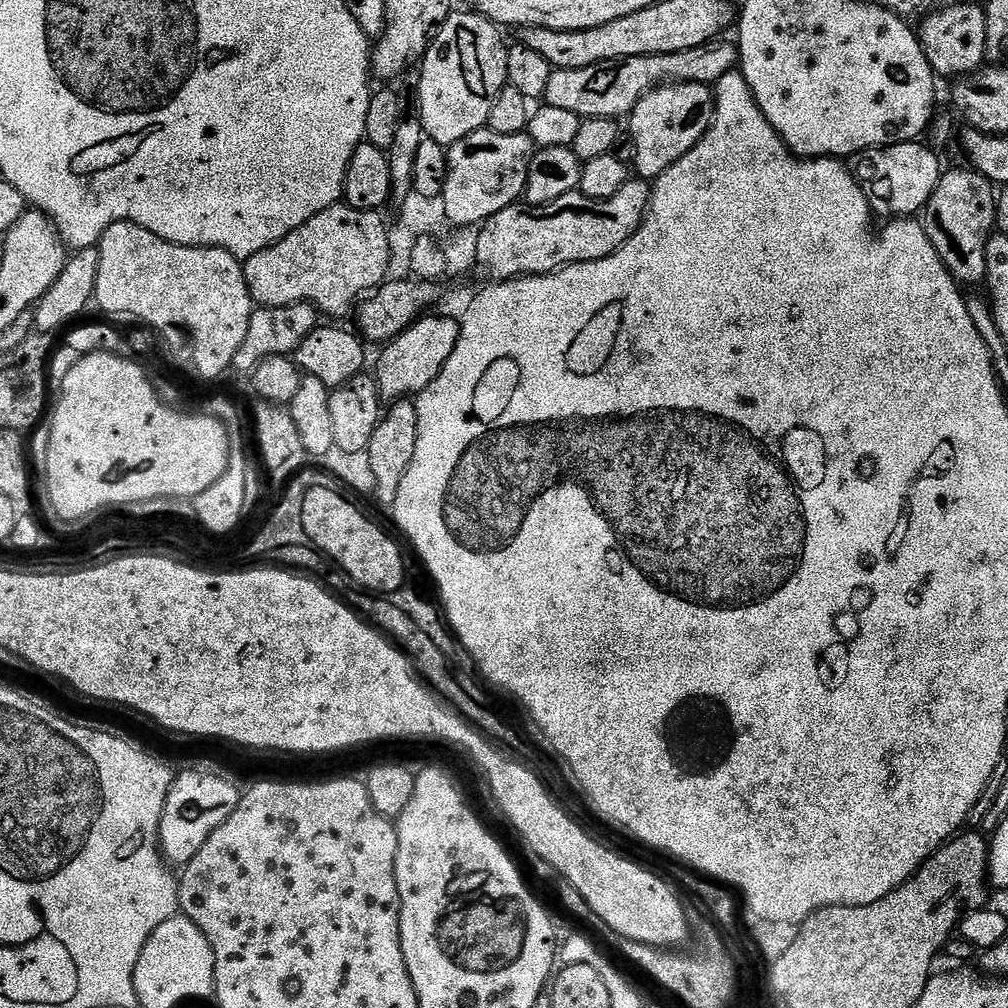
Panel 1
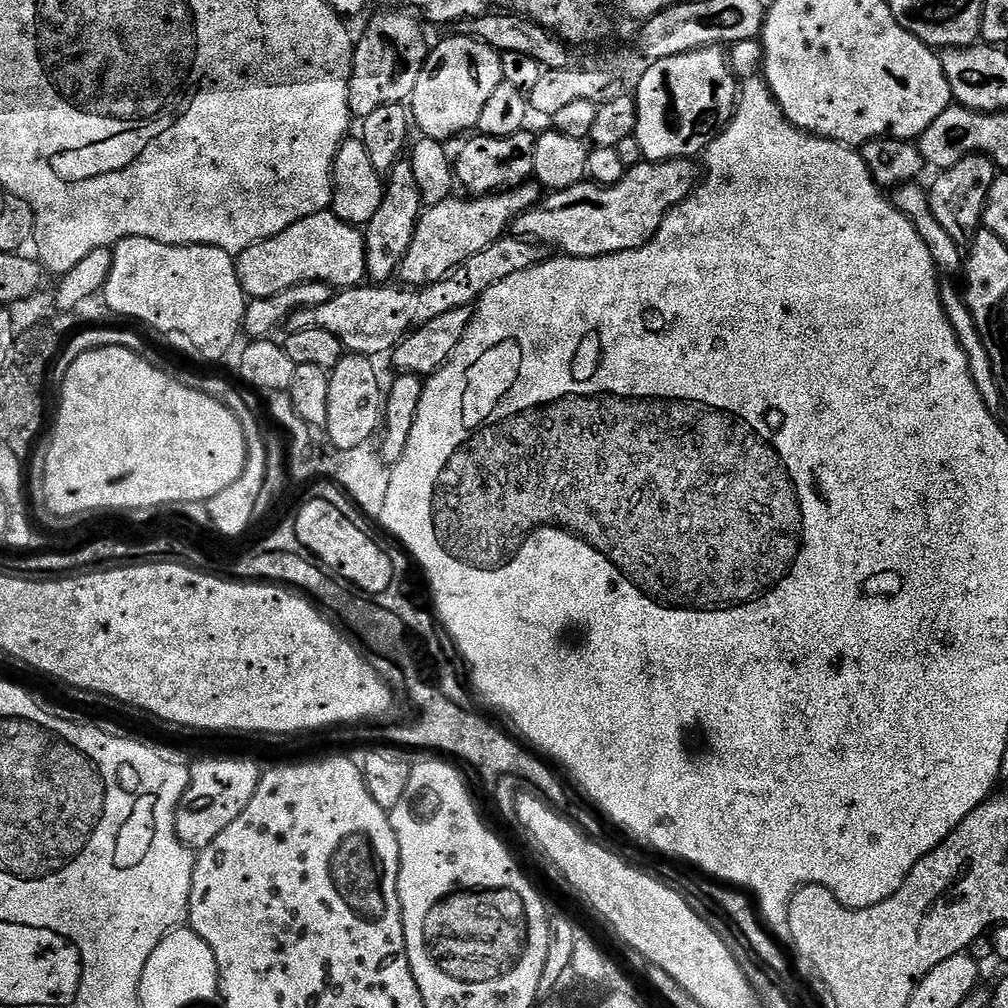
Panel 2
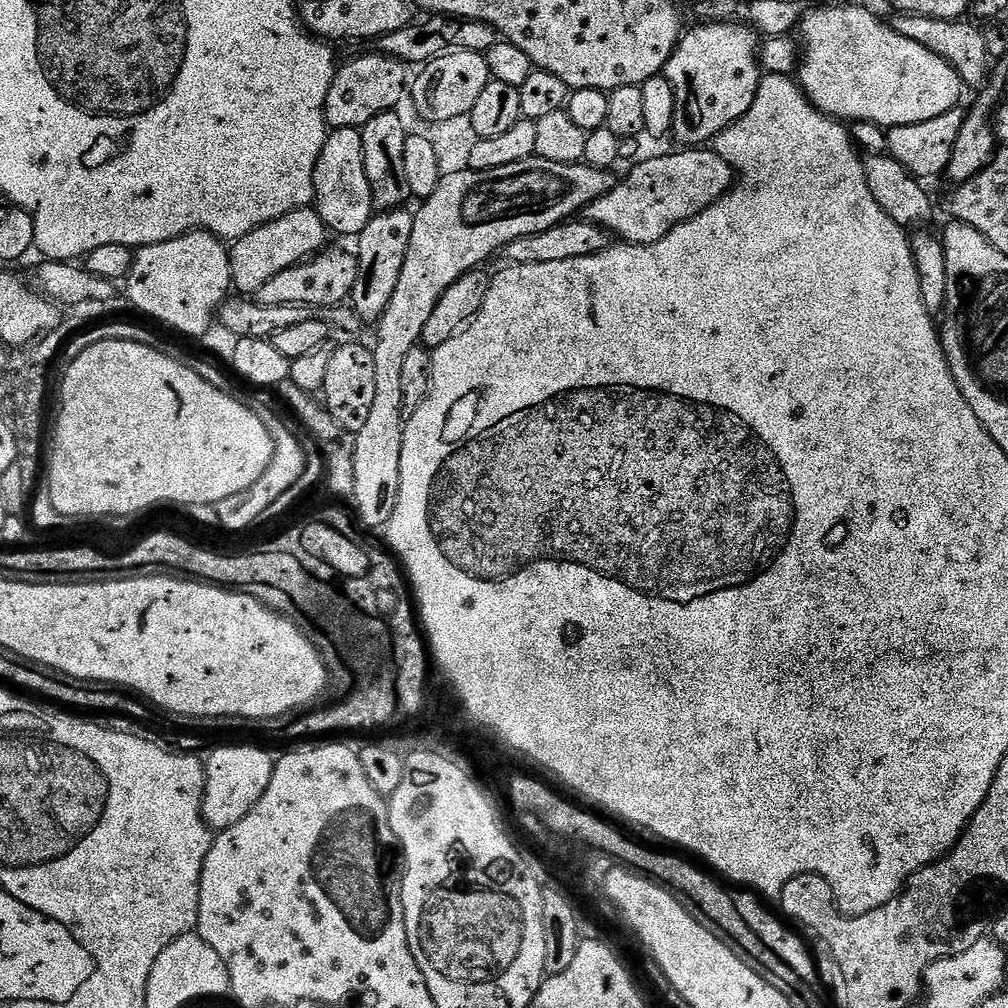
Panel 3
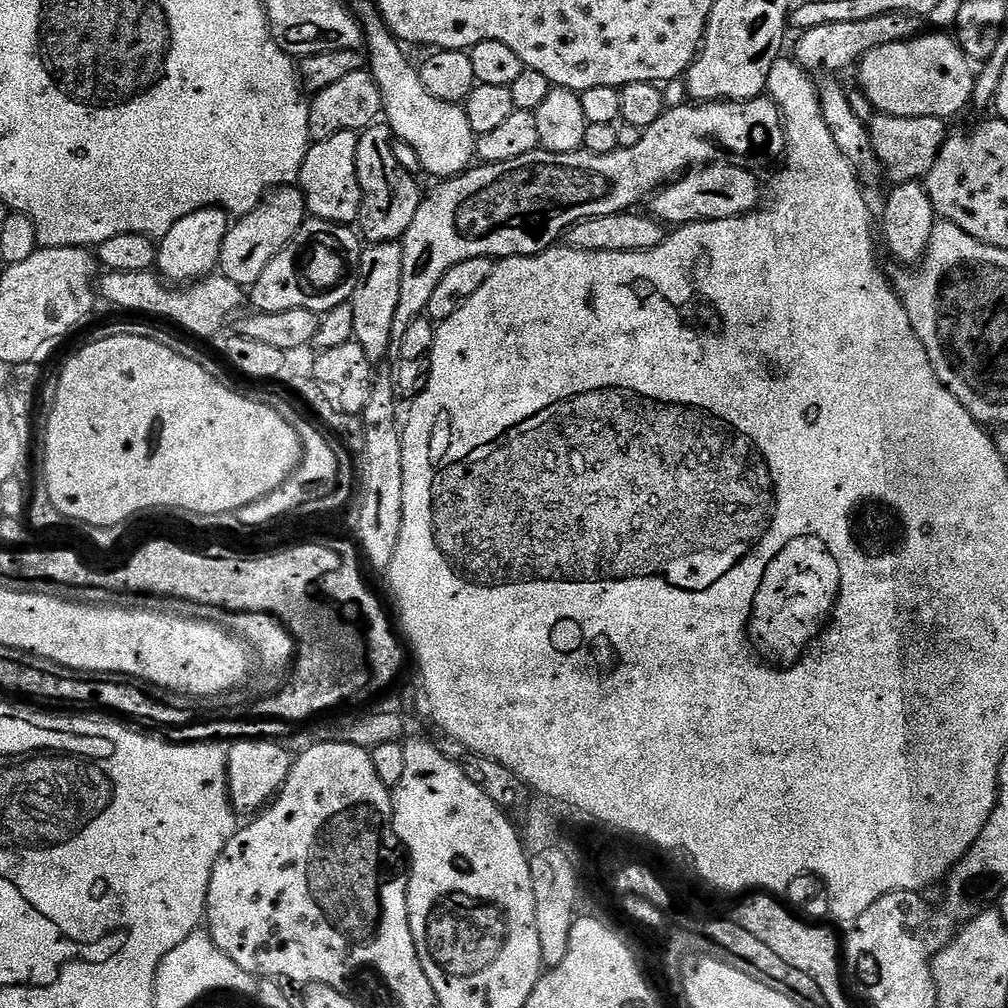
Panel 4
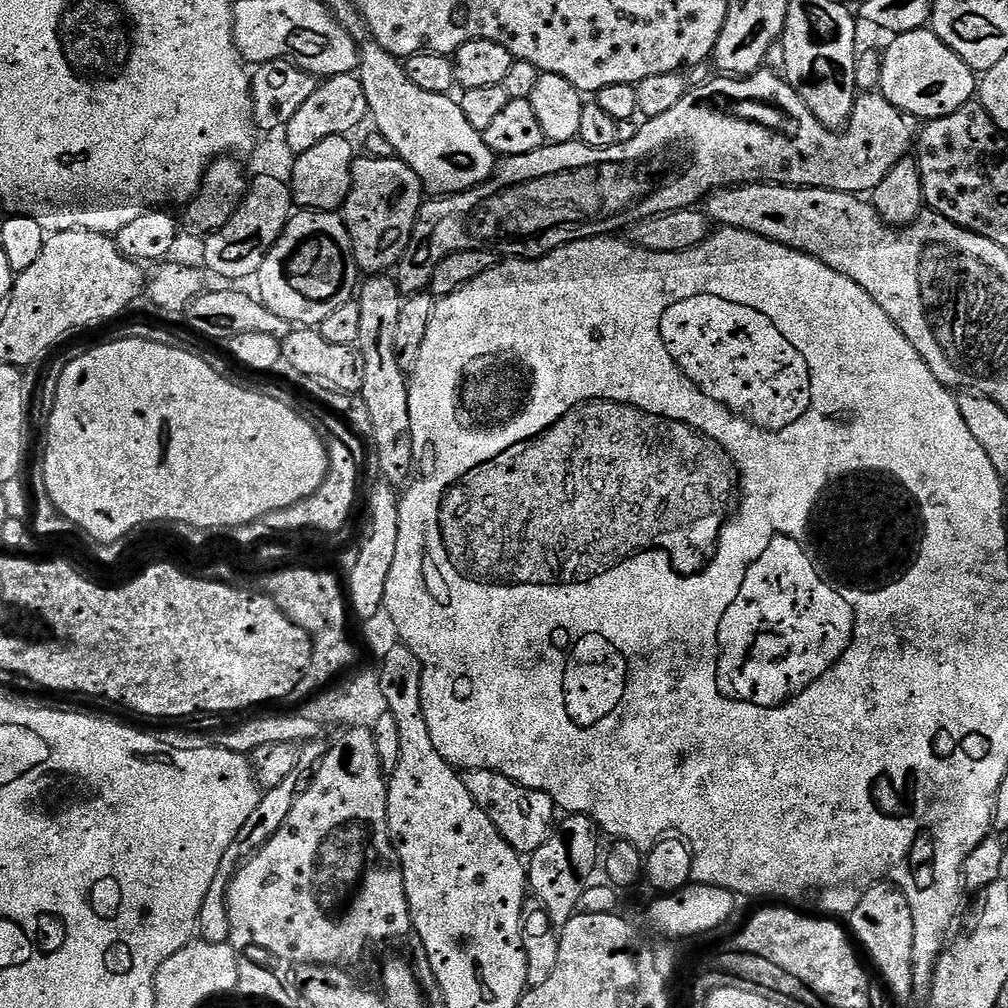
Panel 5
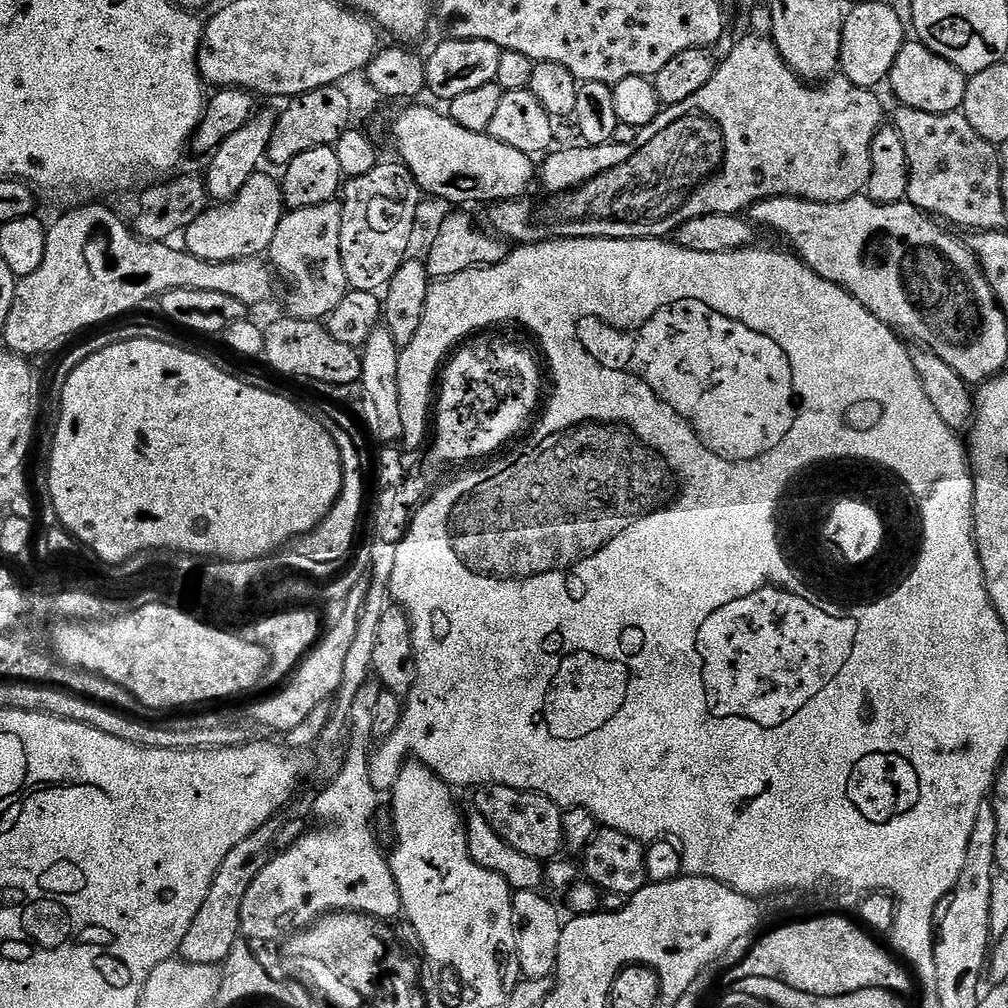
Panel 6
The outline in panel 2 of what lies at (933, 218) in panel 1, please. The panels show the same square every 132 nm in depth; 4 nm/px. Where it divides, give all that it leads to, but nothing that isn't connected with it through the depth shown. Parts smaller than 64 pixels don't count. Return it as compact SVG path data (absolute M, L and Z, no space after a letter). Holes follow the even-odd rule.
M979 154L967 156L962 162L943 169L940 176L928 188L930 210L934 210L934 218L954 238L954 242L961 246L971 245L984 219L984 207L990 194L990 186L994 186L998 169L987 156Z

